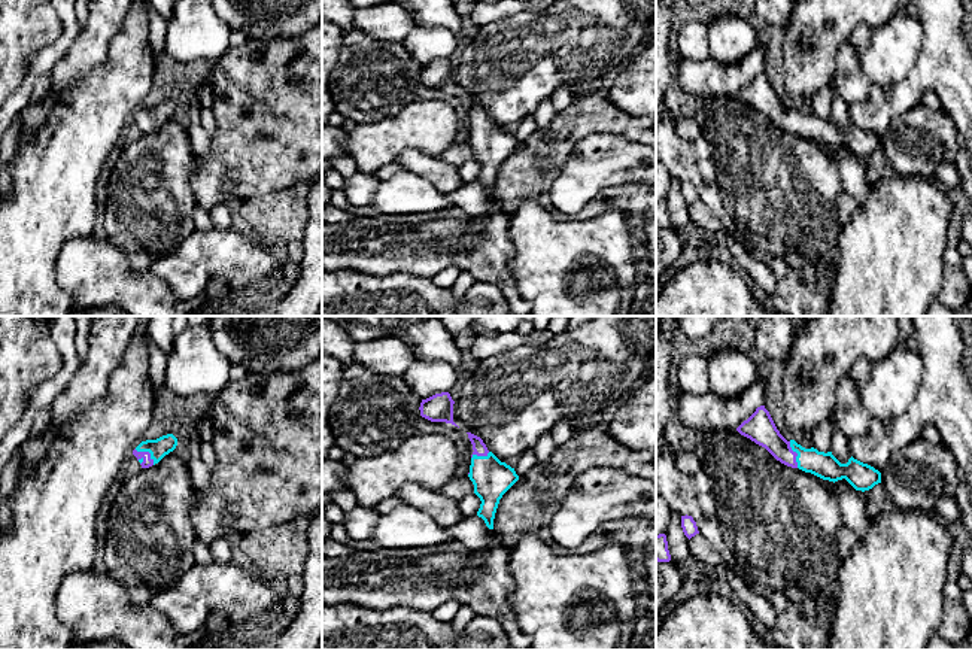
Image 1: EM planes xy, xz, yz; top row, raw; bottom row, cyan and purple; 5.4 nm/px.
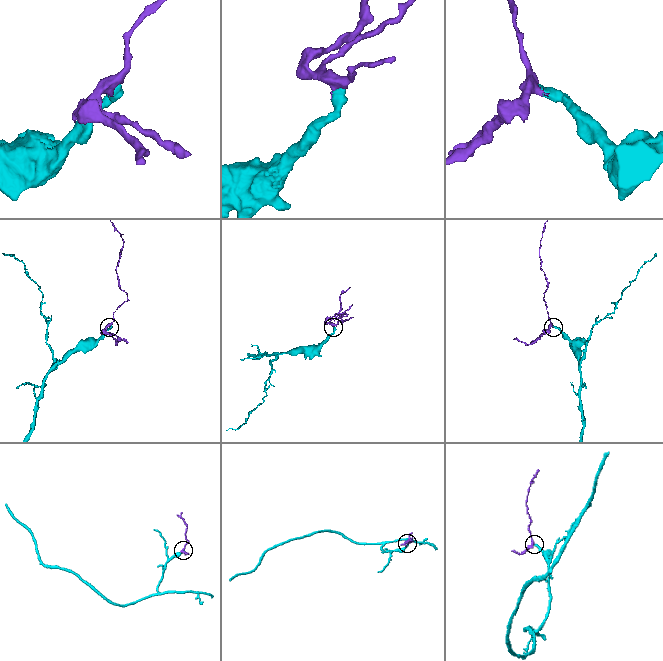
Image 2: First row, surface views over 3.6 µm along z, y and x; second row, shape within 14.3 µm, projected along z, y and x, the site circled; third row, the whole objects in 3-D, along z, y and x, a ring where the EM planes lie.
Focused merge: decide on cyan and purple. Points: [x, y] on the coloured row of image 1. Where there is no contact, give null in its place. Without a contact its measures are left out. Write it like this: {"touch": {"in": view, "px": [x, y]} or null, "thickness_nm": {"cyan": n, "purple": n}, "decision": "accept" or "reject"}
{"touch": {"in": "xy", "px": [148, 450]}, "thickness_nm": {"cyan": 100, "purple": 50}, "decision": "accept"}

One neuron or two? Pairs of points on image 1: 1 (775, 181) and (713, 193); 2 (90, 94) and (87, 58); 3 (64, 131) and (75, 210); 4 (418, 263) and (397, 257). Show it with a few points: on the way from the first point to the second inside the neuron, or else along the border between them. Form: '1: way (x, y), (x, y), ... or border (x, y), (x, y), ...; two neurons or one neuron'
1: border (713, 157), (722, 204), (735, 222); two neurons
2: border (109, 45), (105, 61), (57, 90); two neurons
3: way (64, 151), (64, 191); one neuron
4: way (413, 258), (401, 257); one neuron

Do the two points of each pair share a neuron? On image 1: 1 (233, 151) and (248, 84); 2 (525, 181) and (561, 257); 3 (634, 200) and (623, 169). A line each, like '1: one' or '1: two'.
1: one
2: two
3: two

